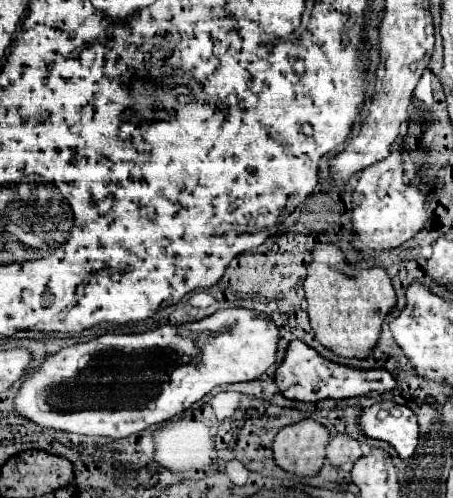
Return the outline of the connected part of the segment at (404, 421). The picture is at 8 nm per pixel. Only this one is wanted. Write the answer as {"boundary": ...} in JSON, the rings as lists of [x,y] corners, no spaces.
{"boundary":[[[379,401],[363,409],[359,429],[369,439],[389,443],[401,459],[413,455],[419,439],[415,413],[405,405],[395,405],[393,401]]]}

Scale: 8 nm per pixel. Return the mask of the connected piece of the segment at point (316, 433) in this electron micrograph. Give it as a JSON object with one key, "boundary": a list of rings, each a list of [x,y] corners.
{"boundary":[[[303,419],[277,433],[273,459],[283,471],[299,477],[315,477],[325,463],[327,443],[329,431],[313,419]]]}

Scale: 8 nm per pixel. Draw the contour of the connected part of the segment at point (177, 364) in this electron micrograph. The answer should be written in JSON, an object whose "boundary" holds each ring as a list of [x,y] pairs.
{"boundary":[[[221,309],[195,323],[175,327],[163,325],[145,333],[107,333],[93,341],[77,343],[49,355],[31,373],[31,377],[21,383],[21,389],[13,399],[15,413],[45,429],[123,439],[183,413],[217,385],[257,379],[275,363],[277,341],[277,325],[265,315],[249,309]]]}

